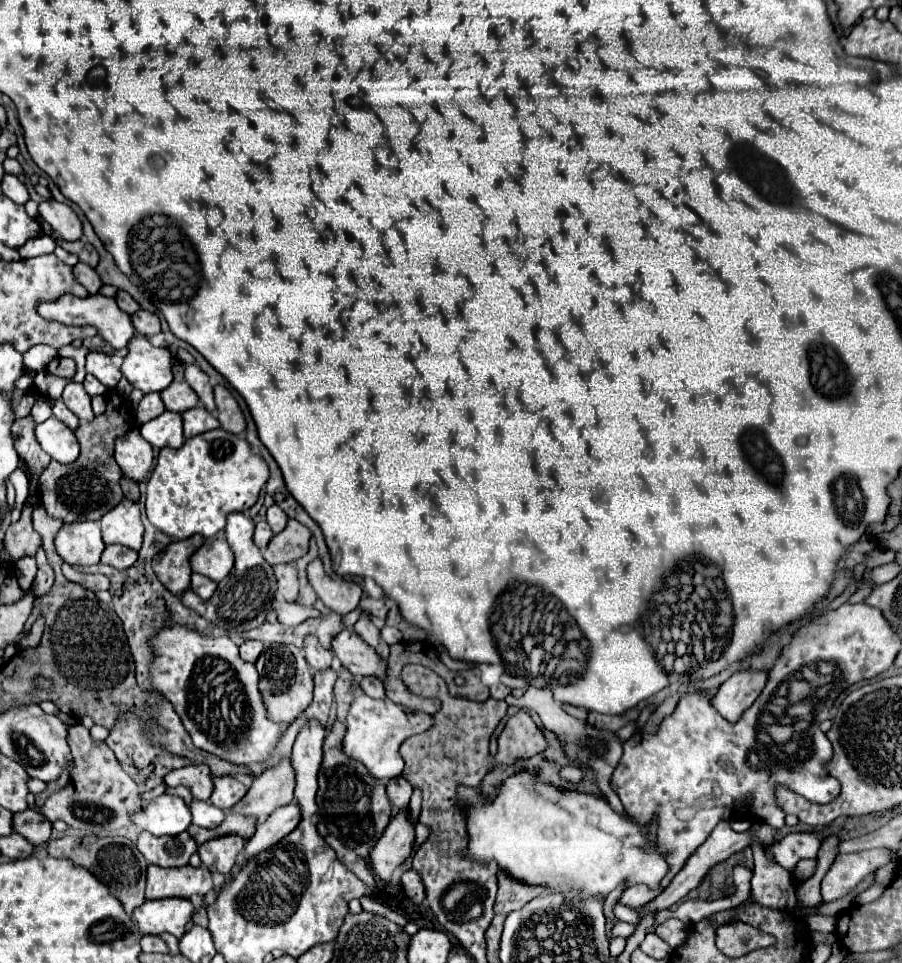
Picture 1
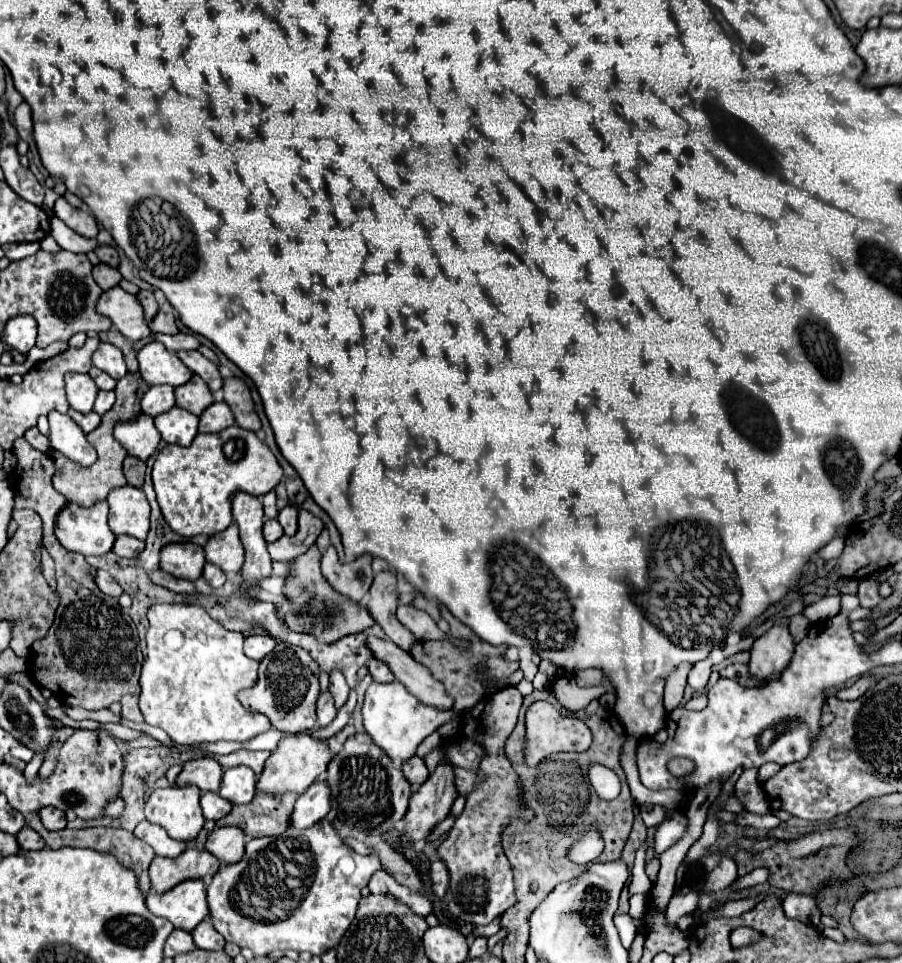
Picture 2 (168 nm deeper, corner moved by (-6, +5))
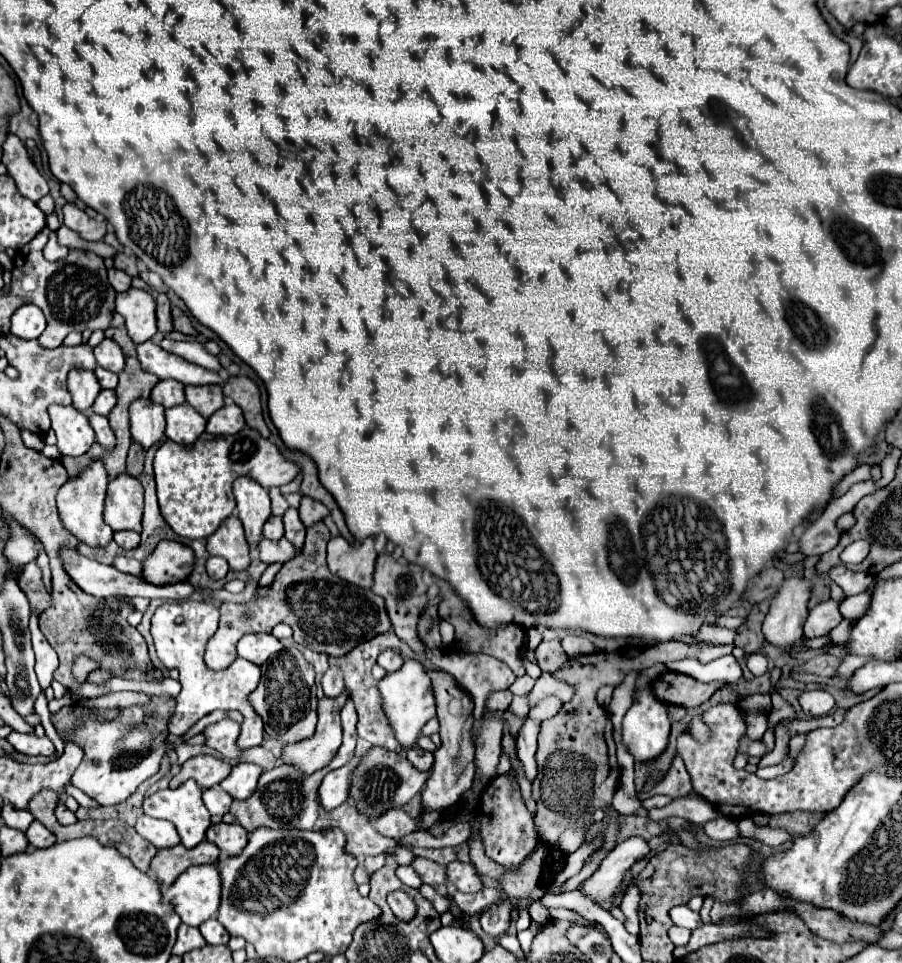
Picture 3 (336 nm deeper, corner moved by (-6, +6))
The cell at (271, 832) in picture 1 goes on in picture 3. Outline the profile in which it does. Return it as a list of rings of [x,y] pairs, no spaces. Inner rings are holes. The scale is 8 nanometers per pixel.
[[[346,764],[338,770],[332,770],[322,780],[318,794],[320,794],[320,804],[324,806],[324,810],[334,810],[336,806],[340,806],[342,802],[348,800],[354,768],[356,768],[356,764]]]

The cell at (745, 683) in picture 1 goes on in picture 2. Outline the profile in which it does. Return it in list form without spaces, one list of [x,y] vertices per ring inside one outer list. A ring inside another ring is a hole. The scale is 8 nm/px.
[[[772,627],[758,637],[750,649],[748,679],[768,681],[768,677],[782,673],[794,655],[794,643],[788,627]]]

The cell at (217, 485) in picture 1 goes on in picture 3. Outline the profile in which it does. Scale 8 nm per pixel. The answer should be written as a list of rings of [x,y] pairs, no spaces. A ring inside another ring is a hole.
[[[244,428],[230,438],[204,432],[194,444],[166,440],[154,456],[154,477],[162,516],[178,536],[192,540],[208,538],[220,522],[232,514],[232,482],[236,478],[250,476],[264,488],[272,488],[292,482],[298,472],[298,464],[286,460],[276,444],[262,438],[252,428]]]

